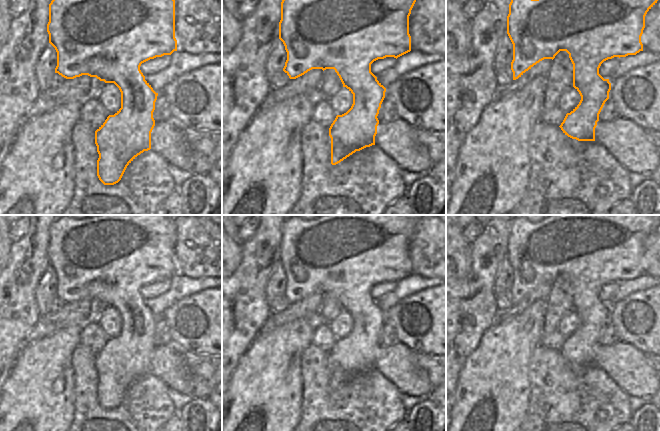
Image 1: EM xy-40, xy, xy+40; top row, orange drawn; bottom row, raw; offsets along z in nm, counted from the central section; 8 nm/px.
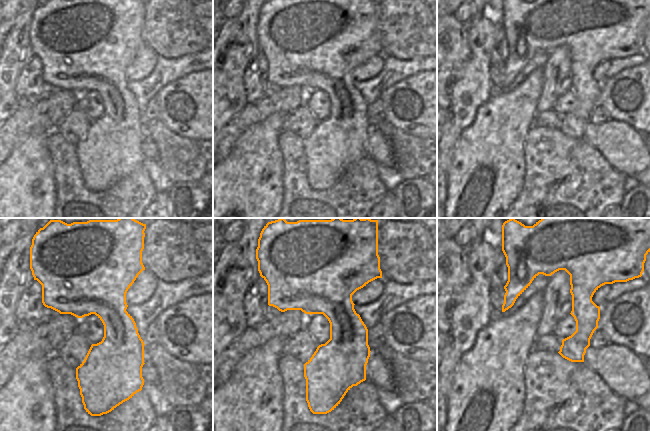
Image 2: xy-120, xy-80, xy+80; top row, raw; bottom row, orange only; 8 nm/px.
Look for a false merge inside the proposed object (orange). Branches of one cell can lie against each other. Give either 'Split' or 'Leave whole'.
Leave whole

